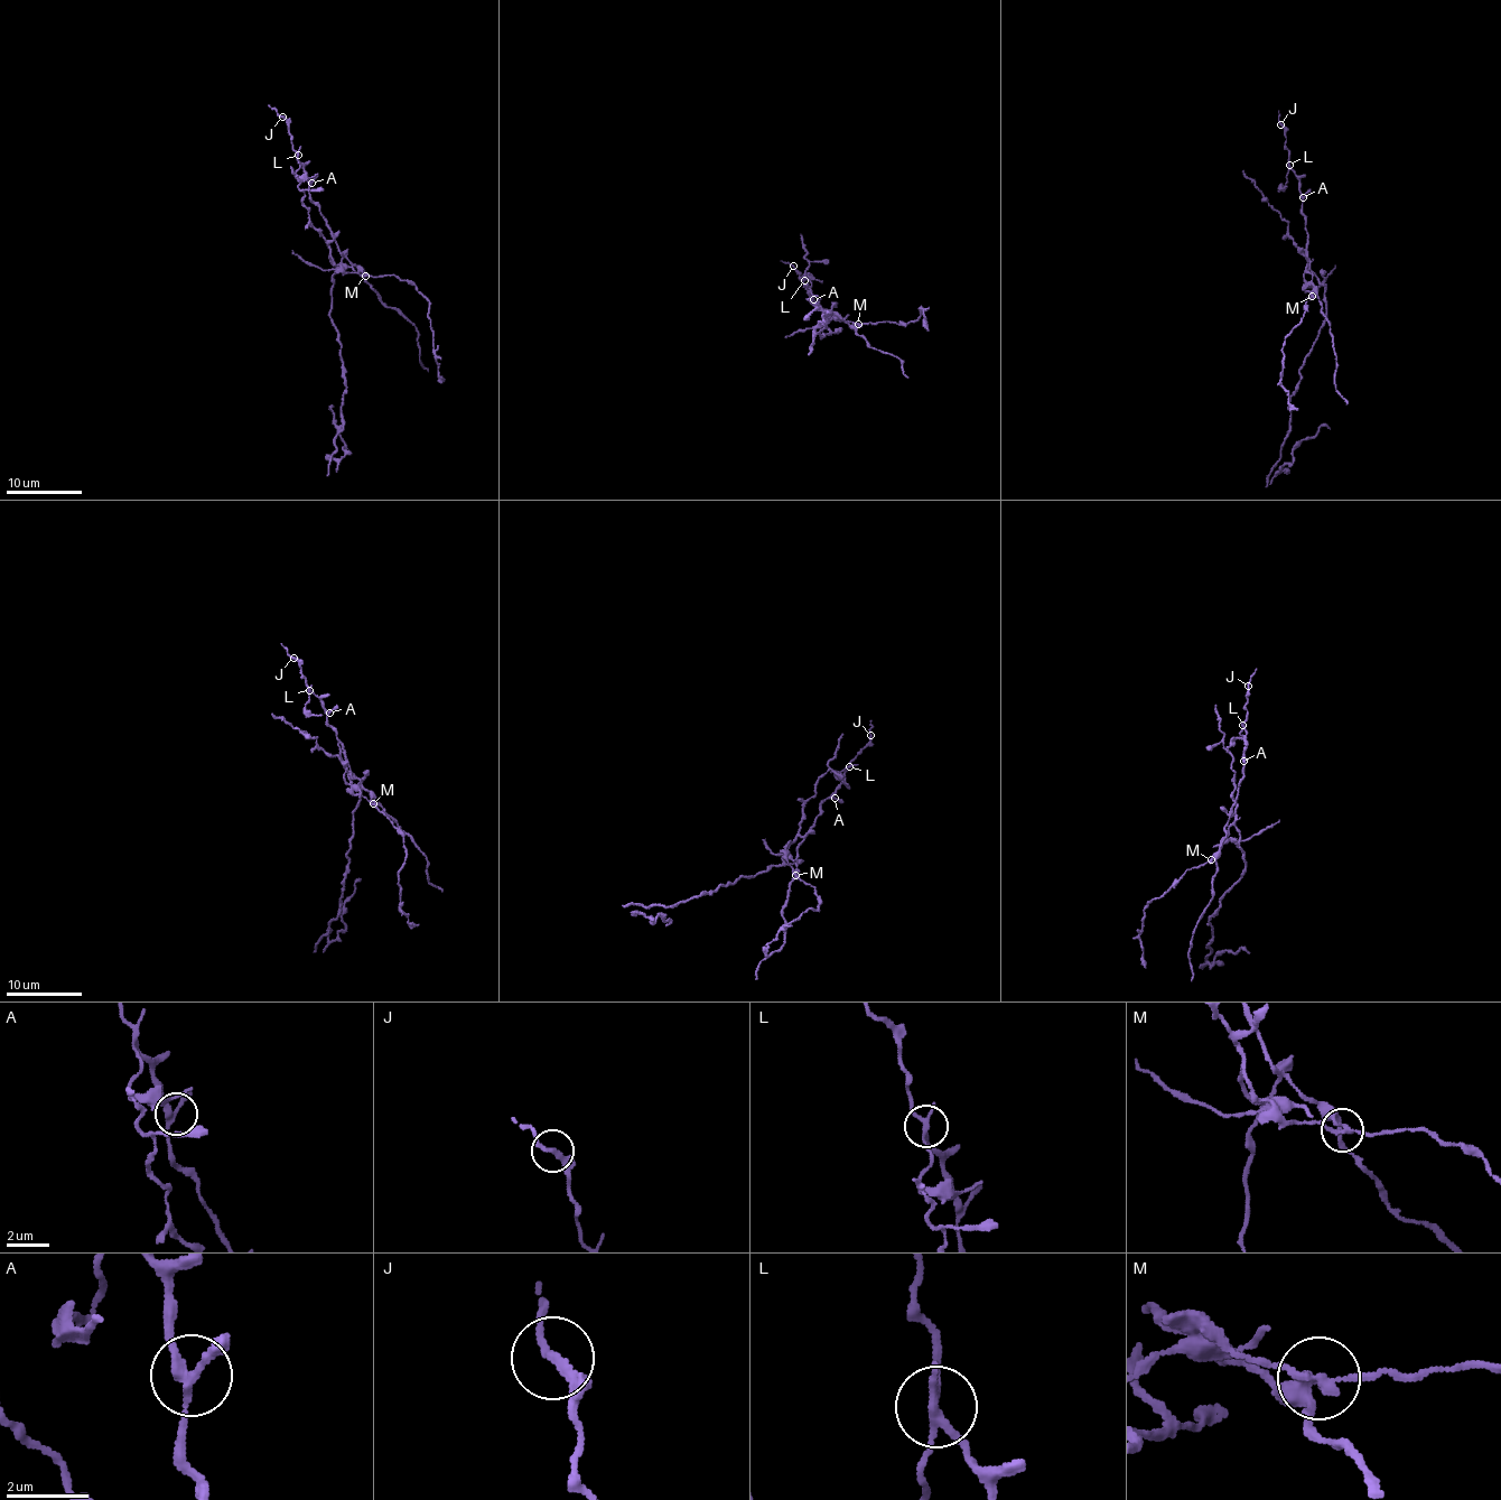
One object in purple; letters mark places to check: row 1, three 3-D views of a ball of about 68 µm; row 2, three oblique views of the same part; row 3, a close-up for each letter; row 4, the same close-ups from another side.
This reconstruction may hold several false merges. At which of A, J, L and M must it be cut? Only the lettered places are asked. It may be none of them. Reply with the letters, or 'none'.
L, M

